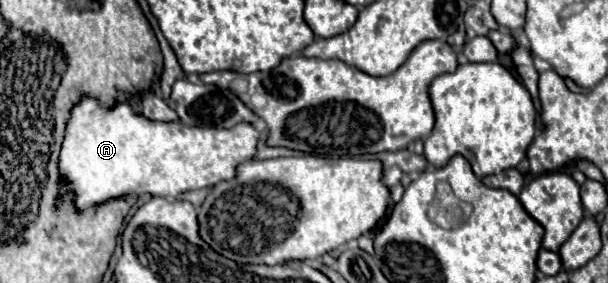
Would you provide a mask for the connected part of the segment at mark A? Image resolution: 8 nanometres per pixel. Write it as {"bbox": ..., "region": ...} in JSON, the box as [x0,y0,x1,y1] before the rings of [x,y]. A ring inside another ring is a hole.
{"bbox":[60,99,260,209],"region":[[[82,99],[70,113],[66,127],[66,137],[60,153],[60,173],[66,189],[76,193],[76,207],[86,209],[96,203],[104,203],[114,197],[124,197],[126,193],[158,195],[158,197],[178,197],[184,191],[212,187],[220,181],[236,177],[240,163],[254,159],[260,133],[254,125],[240,123],[230,129],[204,129],[186,127],[182,123],[156,123],[142,115],[136,115],[132,105],[126,101],[116,103],[114,109],[102,109],[94,99]]]}

